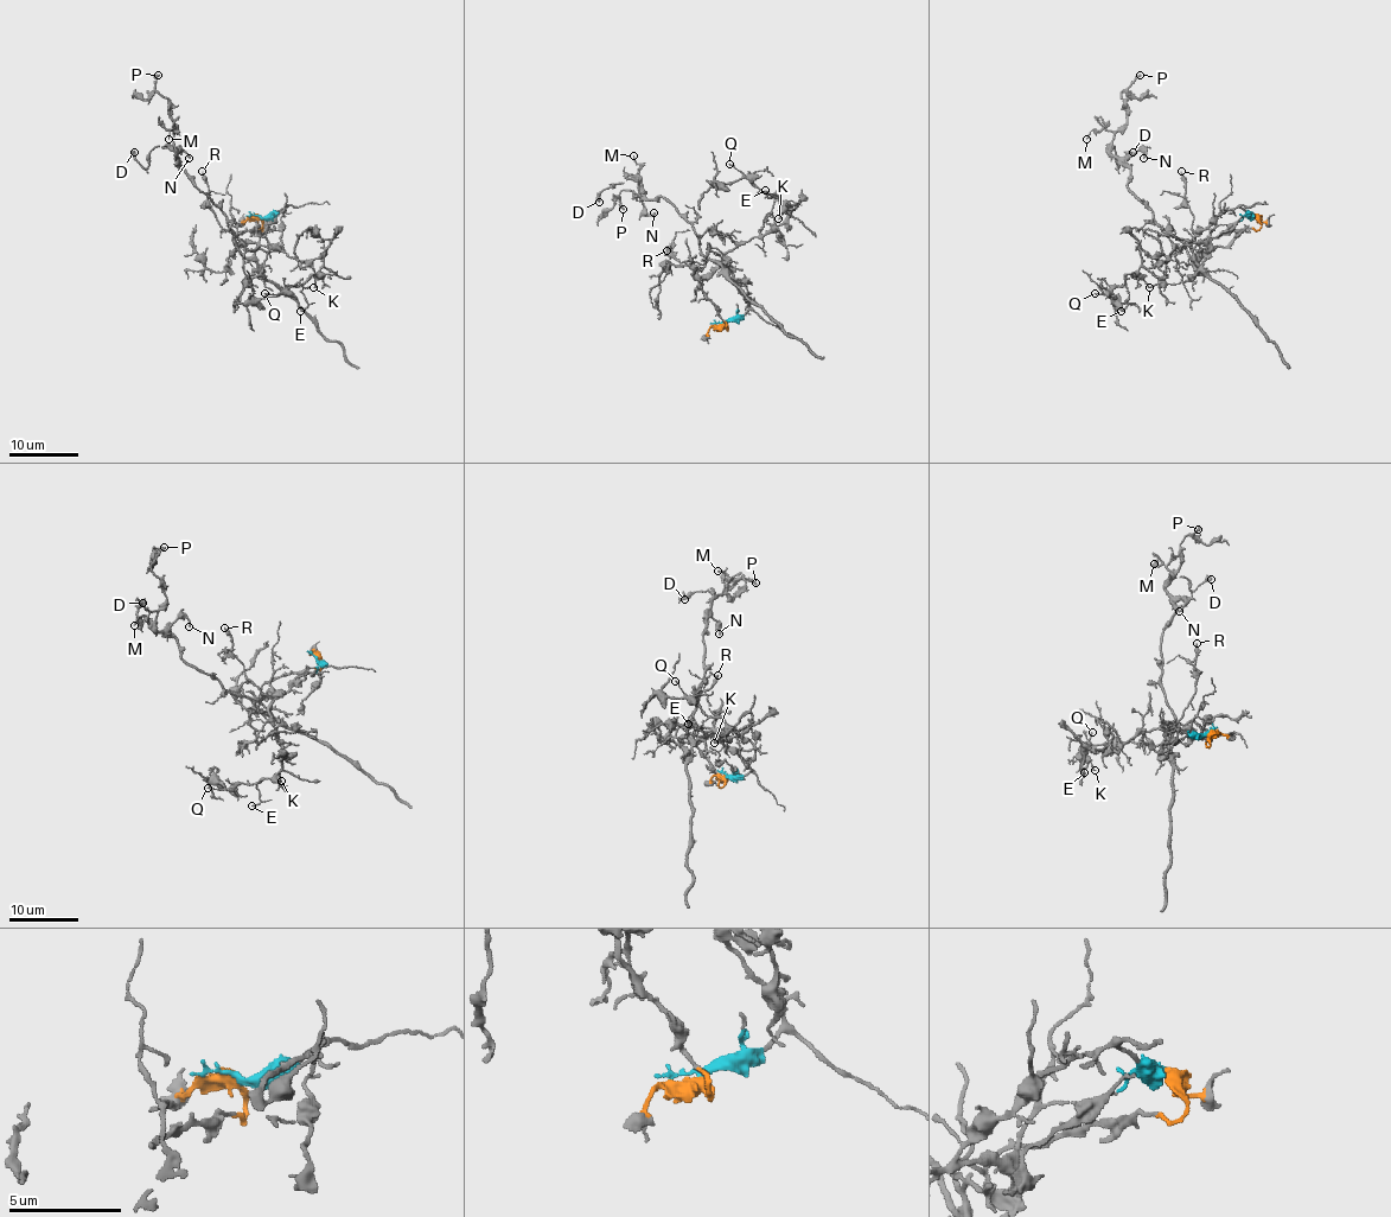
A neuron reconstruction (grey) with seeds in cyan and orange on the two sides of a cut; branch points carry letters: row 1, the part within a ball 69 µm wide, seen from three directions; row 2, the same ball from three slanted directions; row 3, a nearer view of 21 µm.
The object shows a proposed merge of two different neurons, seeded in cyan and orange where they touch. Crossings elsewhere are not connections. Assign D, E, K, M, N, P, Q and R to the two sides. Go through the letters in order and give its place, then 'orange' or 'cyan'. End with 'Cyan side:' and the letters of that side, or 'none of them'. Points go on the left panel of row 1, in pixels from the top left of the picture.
D: place (134, 152); orange
E: place (300, 311); cyan
K: place (313, 287); cyan
M: place (168, 139); orange
N: place (189, 158); orange
P: place (158, 75); orange
Q: place (265, 293); cyan
R: place (202, 171); orange
Cyan side: E, K, Q

